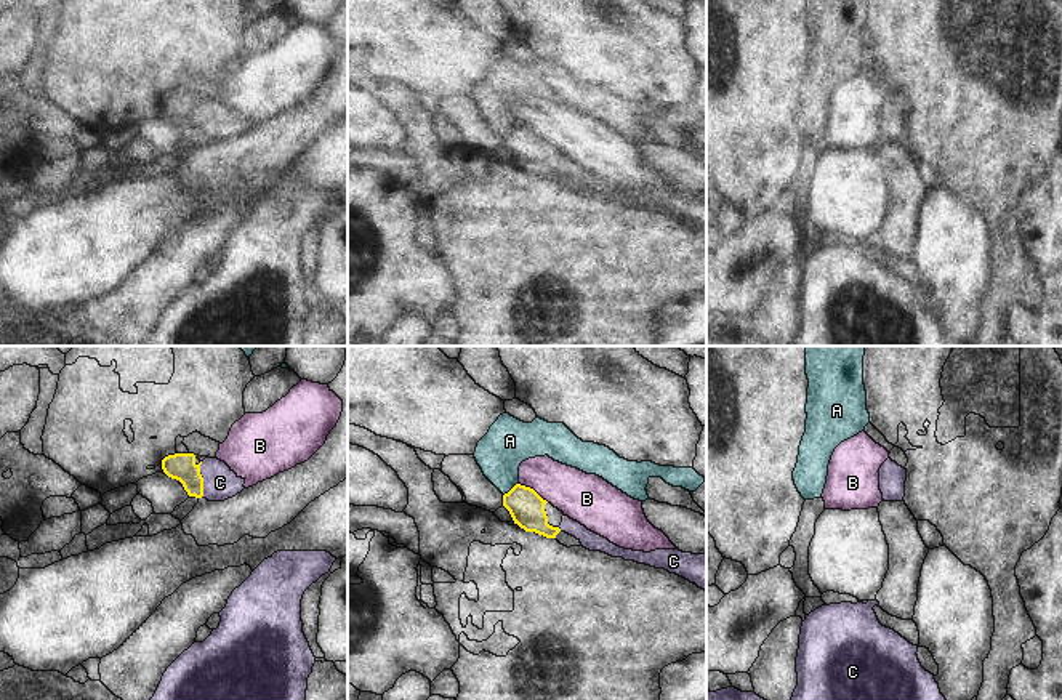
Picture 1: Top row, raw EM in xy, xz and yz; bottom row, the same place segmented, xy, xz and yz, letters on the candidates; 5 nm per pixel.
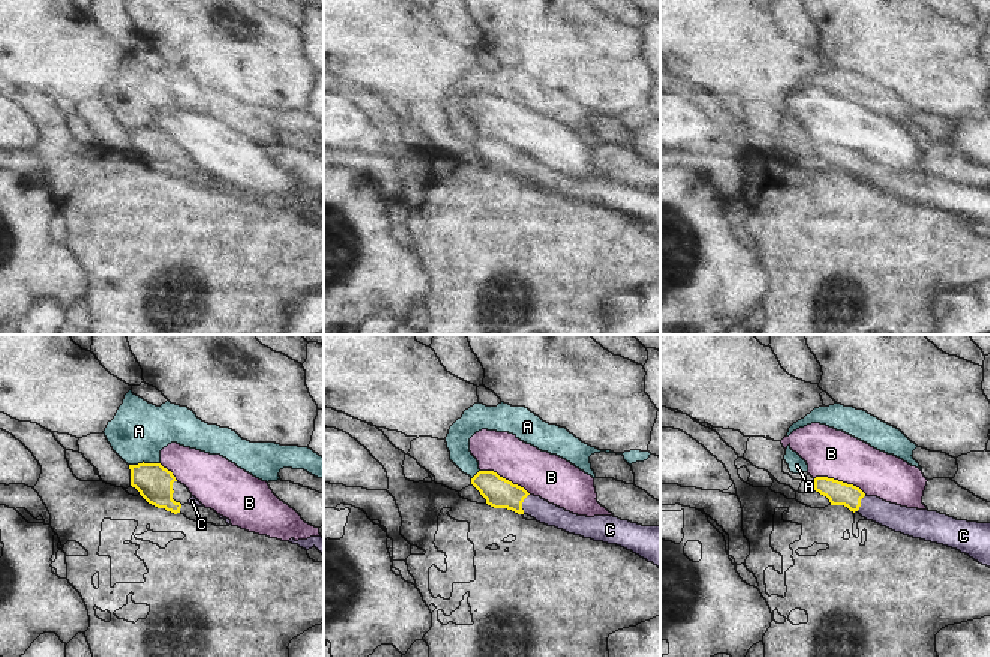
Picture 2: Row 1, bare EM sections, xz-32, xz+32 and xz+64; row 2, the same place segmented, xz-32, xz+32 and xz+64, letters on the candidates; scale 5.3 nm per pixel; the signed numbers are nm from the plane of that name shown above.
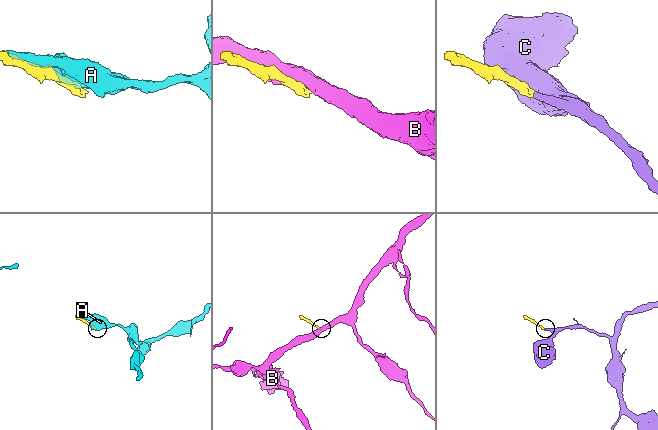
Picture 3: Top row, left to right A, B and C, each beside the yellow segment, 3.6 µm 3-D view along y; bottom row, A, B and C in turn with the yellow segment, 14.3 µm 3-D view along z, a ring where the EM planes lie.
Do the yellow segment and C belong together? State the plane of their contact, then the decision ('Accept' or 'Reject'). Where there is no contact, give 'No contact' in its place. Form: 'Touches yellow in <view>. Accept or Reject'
Touches yellow in xy. Accept

